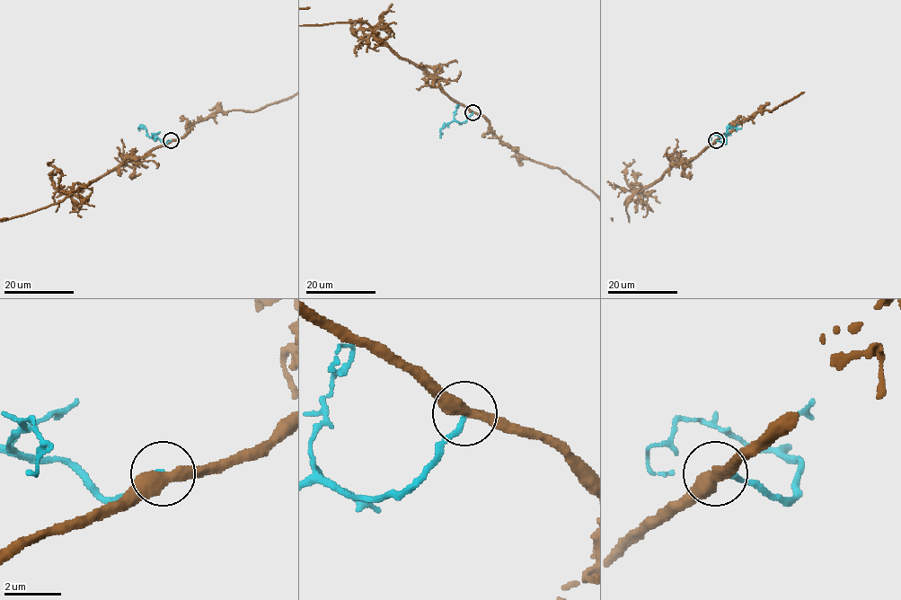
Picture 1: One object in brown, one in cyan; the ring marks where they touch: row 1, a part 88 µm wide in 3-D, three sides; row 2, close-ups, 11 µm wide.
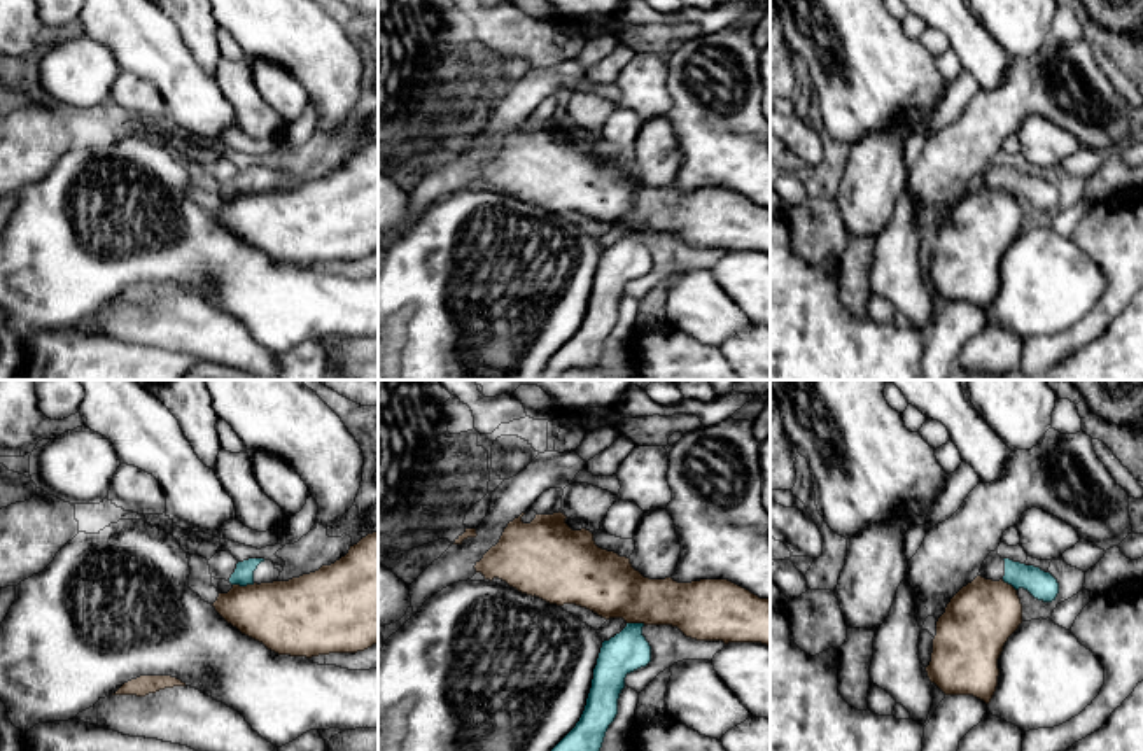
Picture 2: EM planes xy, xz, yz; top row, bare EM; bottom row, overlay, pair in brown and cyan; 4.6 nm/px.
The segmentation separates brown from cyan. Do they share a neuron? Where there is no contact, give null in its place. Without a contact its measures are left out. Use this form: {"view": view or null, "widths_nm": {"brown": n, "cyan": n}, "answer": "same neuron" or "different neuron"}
{"view": "xy", "widths_nm": {"brown": 340, "cyan": 100}, "answer": "different neuron"}

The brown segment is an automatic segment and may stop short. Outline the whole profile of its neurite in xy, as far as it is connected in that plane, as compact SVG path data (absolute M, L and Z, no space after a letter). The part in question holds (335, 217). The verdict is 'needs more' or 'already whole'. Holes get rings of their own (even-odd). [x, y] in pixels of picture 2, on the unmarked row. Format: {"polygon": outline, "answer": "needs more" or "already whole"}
{"polygon": "M378 140L368 142L331 173L289 189L233 193L212 212L242 242L278 263L357 261L378 250Z", "answer": "already whole"}

